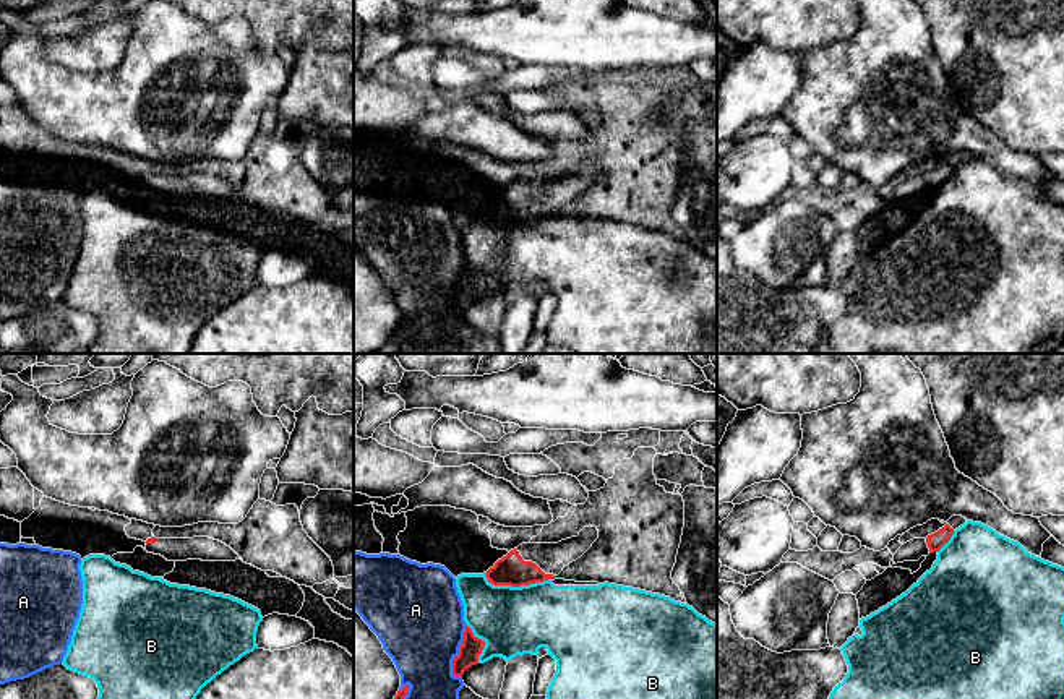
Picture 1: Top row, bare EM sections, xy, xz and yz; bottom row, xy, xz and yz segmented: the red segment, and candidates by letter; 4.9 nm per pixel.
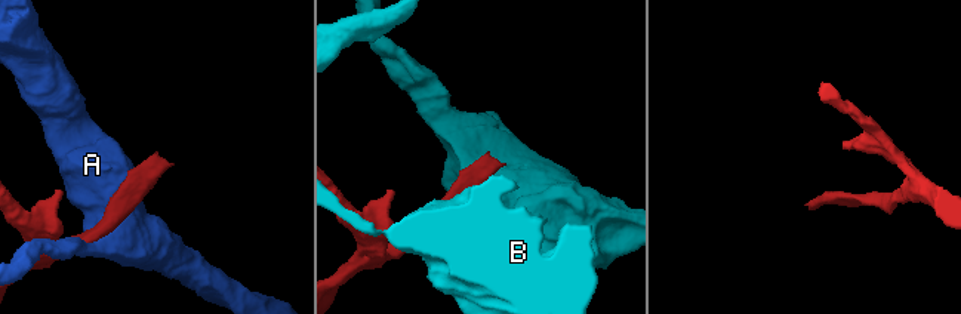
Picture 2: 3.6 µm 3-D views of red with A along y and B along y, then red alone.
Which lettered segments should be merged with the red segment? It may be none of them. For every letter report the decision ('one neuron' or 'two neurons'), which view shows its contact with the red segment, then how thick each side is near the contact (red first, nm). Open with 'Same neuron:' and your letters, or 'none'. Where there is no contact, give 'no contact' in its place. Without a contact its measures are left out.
Same neuron: none
A: two neurons | xz | 110/440 nm
B: two neurons | xz | 160/340 nm

